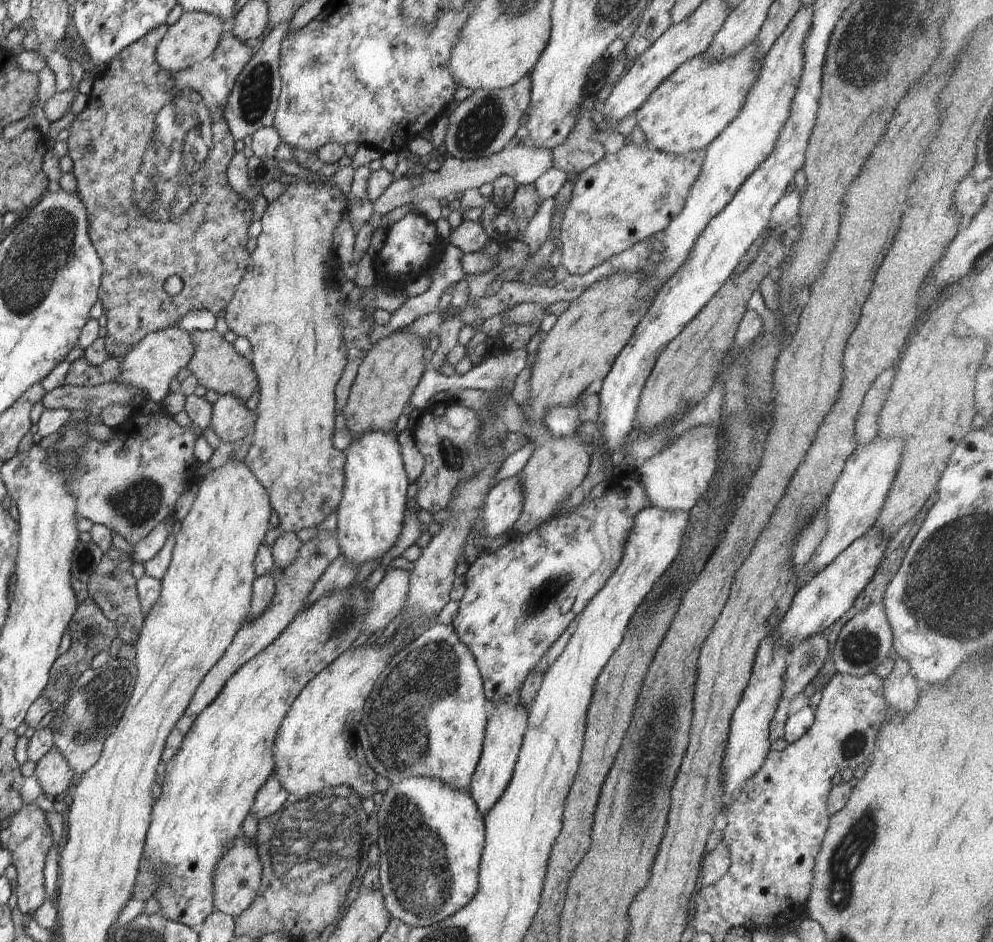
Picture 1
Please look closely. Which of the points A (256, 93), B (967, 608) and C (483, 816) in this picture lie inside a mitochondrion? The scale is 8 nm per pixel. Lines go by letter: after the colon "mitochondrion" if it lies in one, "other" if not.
A: mitochondrion
B: mitochondrion
C: other

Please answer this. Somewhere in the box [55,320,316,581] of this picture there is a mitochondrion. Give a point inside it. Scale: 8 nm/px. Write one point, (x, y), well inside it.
(139, 503)

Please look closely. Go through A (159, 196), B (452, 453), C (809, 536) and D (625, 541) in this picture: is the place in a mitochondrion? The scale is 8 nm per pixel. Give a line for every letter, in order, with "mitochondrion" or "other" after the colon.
A: mitochondrion
B: mitochondrion
C: mitochondrion
D: other

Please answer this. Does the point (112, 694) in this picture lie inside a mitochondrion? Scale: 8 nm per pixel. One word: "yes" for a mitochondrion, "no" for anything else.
yes

